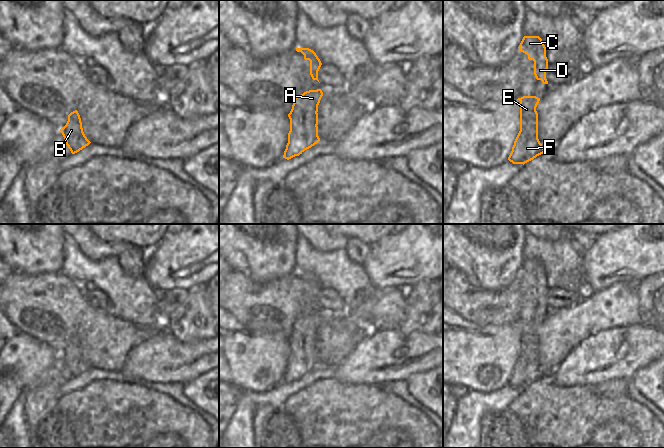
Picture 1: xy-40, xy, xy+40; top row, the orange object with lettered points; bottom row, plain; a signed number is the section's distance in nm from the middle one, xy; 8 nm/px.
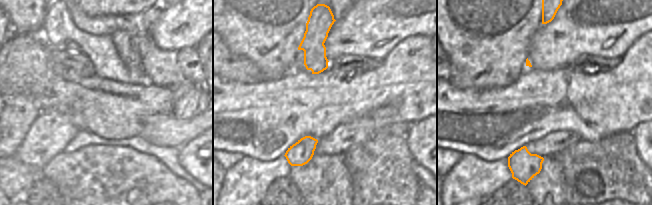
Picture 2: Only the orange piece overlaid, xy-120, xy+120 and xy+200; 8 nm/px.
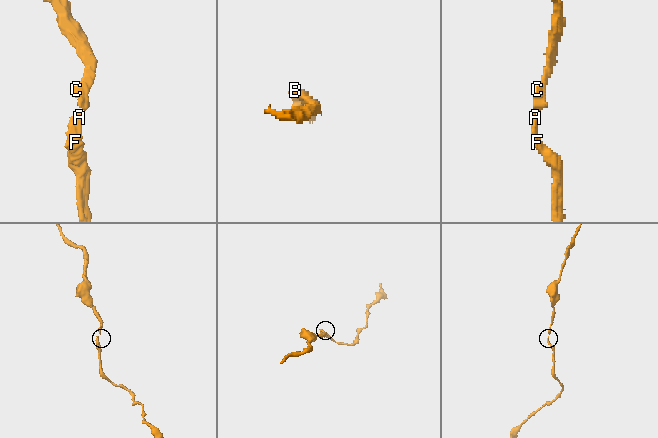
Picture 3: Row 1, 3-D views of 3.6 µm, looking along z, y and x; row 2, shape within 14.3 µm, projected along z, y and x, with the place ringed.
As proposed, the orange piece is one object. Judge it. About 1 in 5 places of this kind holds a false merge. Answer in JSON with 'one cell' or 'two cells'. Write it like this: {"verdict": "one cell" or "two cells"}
{"verdict": "one cell"}

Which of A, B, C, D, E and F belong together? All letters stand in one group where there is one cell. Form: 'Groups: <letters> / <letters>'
Groups: A B C D E F.

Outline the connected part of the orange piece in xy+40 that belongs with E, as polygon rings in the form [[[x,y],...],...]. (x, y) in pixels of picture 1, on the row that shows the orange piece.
[[[523,96],[517,100],[520,101],[520,131],[514,141],[508,160],[513,164],[524,165],[537,156],[543,154],[546,150],[538,139],[538,113],[536,111],[536,107],[540,98],[536,96]]]

